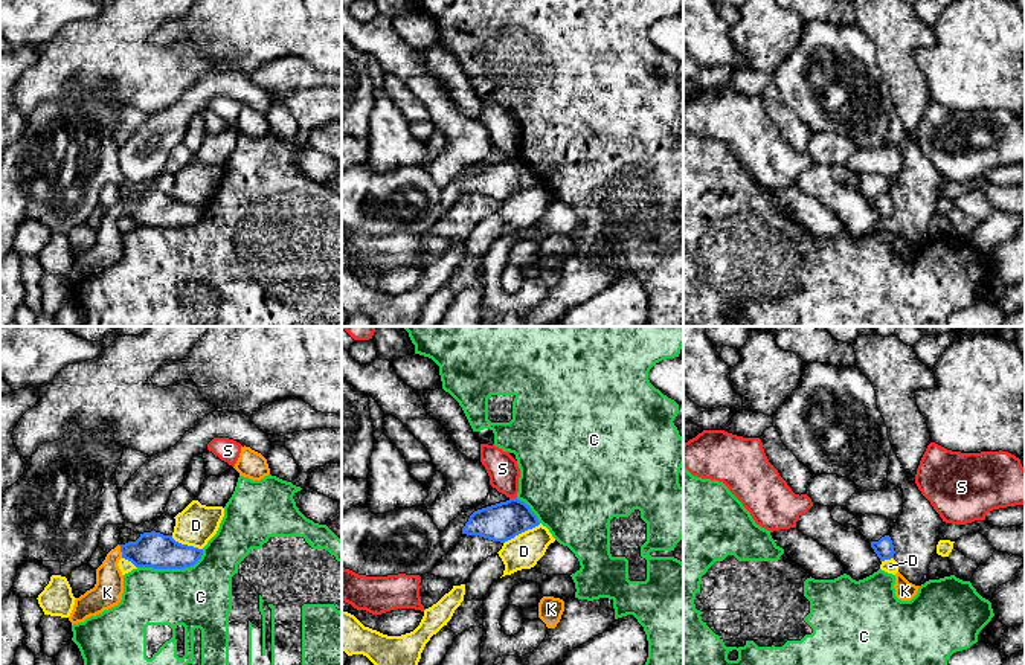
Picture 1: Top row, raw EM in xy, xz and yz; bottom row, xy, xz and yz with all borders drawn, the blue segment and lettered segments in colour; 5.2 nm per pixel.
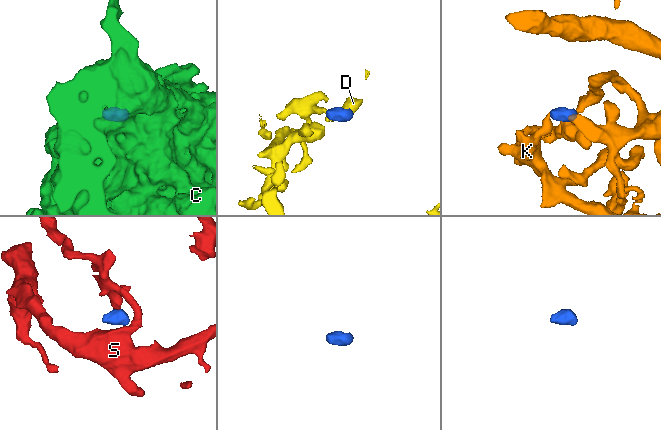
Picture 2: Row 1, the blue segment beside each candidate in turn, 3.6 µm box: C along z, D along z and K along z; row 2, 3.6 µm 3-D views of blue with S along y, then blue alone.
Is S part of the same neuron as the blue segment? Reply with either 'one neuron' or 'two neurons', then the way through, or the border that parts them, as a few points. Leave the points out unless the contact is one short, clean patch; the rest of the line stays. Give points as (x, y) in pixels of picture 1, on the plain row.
two neurons | along xz (516, 154), (510, 157)

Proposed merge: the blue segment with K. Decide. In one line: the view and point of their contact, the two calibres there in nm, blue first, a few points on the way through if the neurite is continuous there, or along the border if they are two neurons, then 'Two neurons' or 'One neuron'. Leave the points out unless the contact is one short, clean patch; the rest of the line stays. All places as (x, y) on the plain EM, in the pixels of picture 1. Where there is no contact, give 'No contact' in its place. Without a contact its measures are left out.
Touches blue at xy (121, 209). Thickness 190 nm (blue) against 160 nm. Path across: xy (153, 208), (121, 209), (110, 220), (107, 250). One neuron

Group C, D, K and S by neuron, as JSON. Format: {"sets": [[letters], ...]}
{"sets": [["C"], ["D"], ["K"], ["S"]]}

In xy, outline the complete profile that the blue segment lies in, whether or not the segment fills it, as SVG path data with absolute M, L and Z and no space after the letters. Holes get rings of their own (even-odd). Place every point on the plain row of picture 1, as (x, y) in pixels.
M151 189L143 191L136 200L117 203L96 227L96 243L75 258L69 279L84 281L104 268L117 264L124 252L124 233L117 224L120 217L136 226L185 227L194 224L203 214L203 207L182 203L172 194Z

